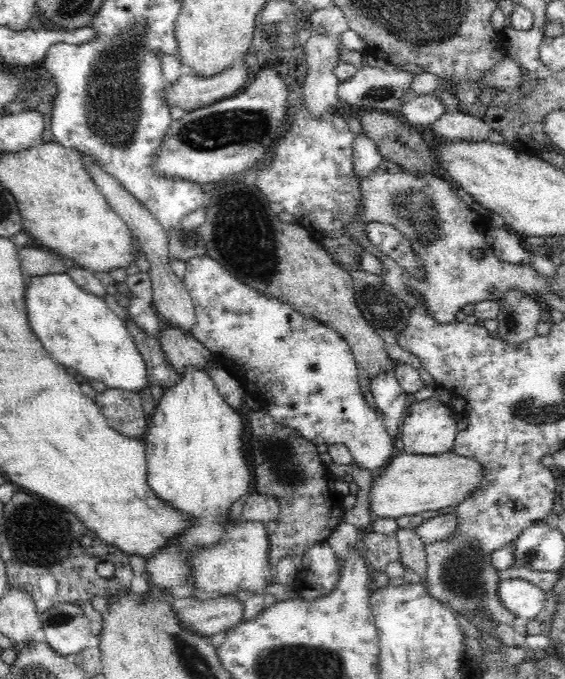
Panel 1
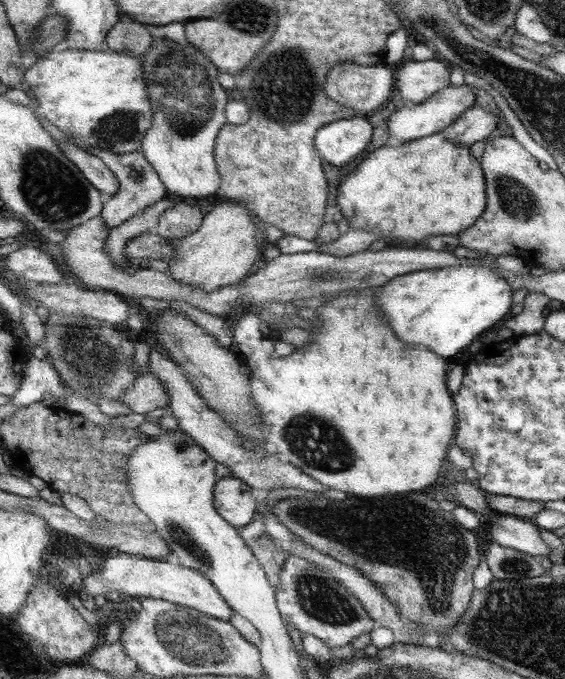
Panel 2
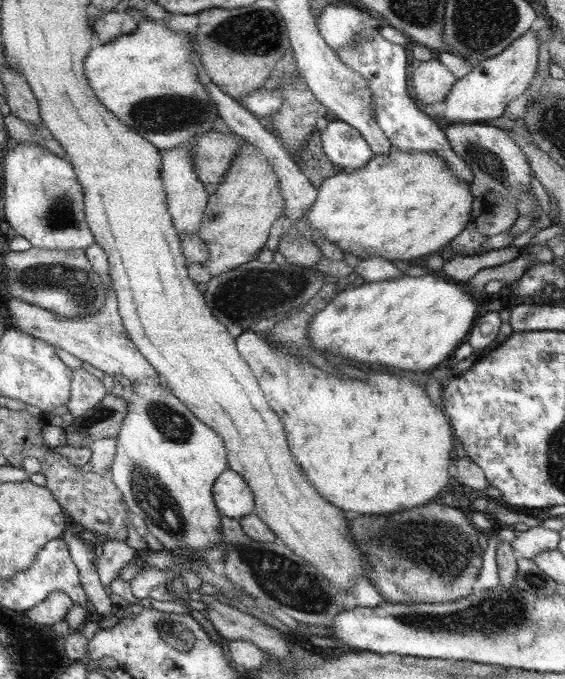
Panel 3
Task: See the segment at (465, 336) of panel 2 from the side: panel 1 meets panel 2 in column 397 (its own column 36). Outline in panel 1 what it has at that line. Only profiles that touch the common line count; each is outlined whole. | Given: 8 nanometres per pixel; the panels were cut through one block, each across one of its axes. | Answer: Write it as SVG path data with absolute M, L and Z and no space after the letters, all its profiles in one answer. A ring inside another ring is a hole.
M44 274L26 278L26 314L28 326L42 342L44 350L68 370L106 382L108 388L118 390L140 390L150 388L146 362L136 350L134 336L128 326L106 308L104 298L88 294L78 286L72 276L66 274Z

